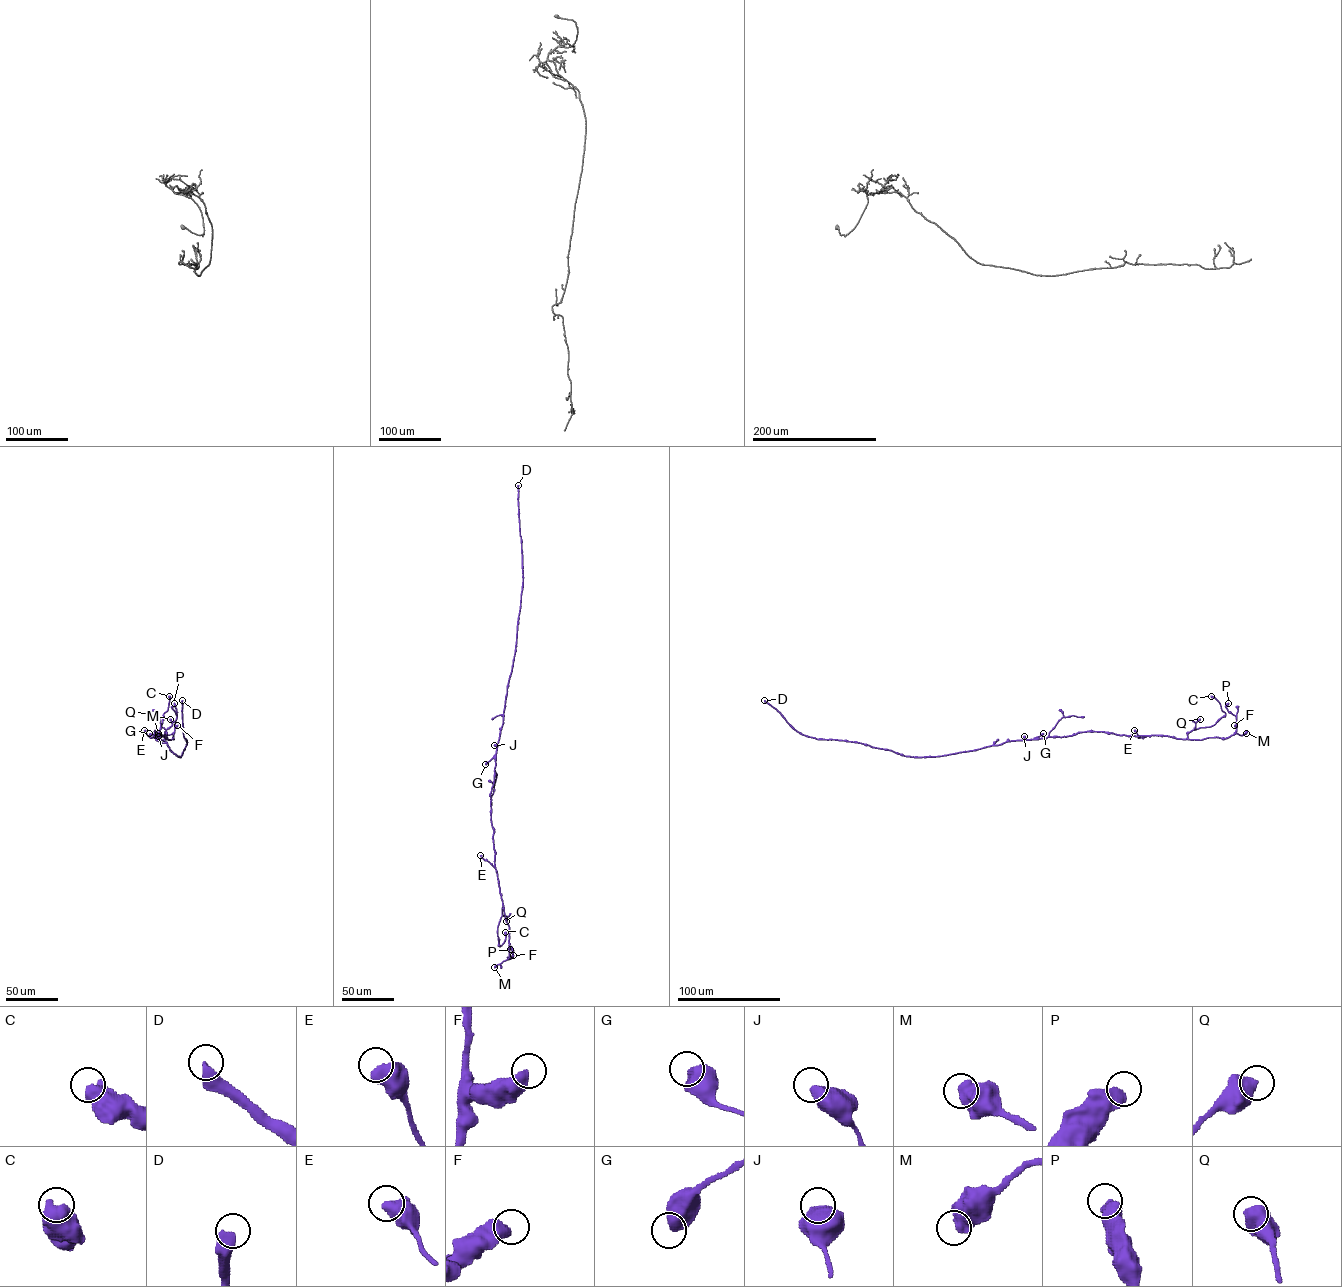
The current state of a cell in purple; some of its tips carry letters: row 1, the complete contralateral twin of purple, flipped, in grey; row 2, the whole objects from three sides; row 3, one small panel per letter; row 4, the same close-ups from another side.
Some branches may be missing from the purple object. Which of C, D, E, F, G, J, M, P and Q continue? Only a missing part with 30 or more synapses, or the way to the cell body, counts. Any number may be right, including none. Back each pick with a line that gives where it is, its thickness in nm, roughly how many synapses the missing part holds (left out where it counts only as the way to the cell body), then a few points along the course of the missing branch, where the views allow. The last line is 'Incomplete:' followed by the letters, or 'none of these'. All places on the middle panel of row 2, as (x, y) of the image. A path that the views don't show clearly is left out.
D: (518, 485) | 550 nm | 600 syn
Incomplete: D

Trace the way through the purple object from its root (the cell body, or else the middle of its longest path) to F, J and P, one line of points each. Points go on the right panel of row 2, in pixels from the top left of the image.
F: (1011, 741), (1071, 736), (1088, 731), (1188, 739), (1227, 738), (1236, 730), (1234, 725)
J: (1011, 741), (1023, 740), (1024, 736)
P: (1011, 741), (1088, 731), (1227, 738), (1236, 730), (1236, 716), (1228, 711), (1228, 703)

